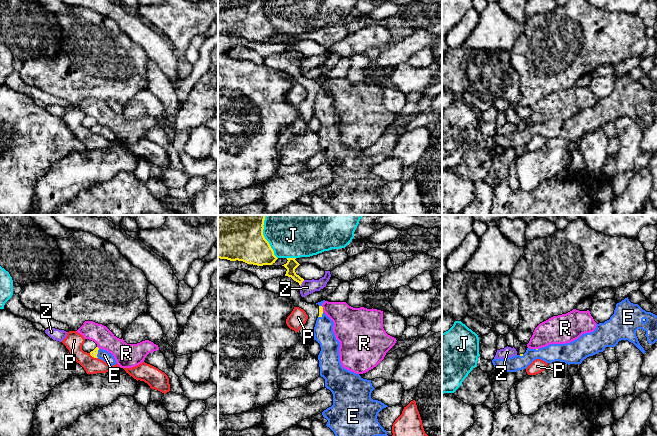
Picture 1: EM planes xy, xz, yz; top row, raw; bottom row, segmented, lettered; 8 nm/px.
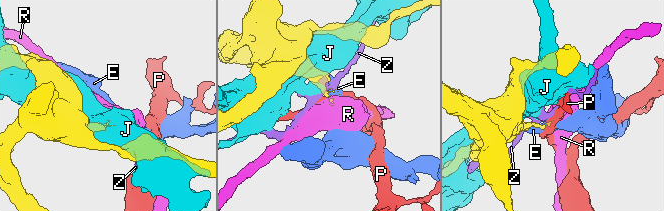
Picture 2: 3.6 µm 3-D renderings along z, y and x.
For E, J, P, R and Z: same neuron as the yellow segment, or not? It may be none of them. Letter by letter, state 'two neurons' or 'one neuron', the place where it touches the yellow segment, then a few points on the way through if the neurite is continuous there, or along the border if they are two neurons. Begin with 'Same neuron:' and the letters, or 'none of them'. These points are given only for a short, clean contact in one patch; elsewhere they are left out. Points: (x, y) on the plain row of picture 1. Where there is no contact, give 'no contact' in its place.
Same neuron: E
E: one neuron; meets yellow in xy at (97, 129)
J: two neurons; meets yellow in xz at (267, 17)
P: two neurons; meets yellow in xy at (93, 132)
R: two neurons; meets yellow in xz at (322, 85)
Z: two neurons; meets yellow in xz at (301, 59)

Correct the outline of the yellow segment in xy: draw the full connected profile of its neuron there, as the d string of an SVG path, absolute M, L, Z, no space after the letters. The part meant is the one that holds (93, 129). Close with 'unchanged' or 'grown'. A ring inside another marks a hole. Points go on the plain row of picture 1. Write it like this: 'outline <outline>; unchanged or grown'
outline M96 123L93 127L90 128L90 131L94 134L98 134L106 138L107 140L113 142L116 141L117 138L114 132L106 126L100 125Z; grown

